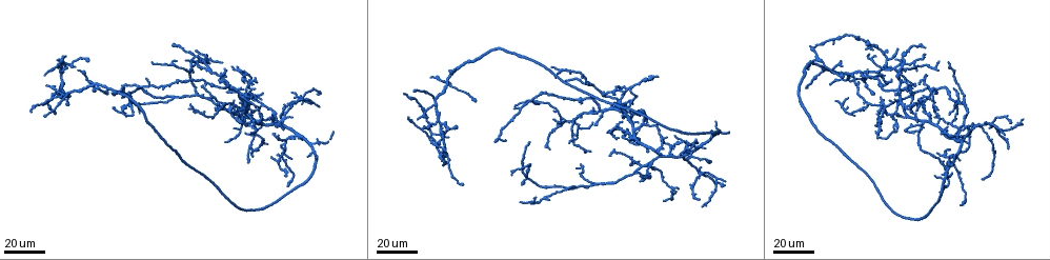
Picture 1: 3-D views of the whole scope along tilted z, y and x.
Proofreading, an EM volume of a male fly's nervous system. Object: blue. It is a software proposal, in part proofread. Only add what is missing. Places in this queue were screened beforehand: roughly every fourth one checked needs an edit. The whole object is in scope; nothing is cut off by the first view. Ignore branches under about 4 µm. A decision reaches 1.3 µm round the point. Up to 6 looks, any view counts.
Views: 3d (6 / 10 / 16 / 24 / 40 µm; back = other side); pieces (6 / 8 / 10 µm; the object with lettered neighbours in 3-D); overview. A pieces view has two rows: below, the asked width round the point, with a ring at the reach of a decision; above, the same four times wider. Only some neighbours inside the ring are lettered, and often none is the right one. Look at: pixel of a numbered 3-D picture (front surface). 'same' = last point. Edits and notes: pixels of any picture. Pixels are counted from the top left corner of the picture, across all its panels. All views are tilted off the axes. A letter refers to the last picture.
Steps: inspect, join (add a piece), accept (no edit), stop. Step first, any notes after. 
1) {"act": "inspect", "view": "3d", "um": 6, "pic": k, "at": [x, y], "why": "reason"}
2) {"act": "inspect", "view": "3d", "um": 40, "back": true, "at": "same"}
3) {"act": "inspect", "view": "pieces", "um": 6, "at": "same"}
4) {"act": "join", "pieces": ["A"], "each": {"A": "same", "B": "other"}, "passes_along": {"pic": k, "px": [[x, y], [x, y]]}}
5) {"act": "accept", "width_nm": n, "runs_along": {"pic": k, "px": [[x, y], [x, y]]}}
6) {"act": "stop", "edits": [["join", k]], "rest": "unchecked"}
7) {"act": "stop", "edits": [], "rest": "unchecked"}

{"act": "inspect", "view": "3d", "um": 40, "pic": 1, "at": [418, 117], "why": "free end"}

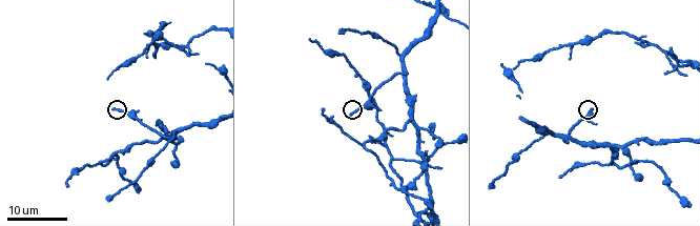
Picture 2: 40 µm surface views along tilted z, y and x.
{"act": "inspect", "view": "pieces", "um": 6, "pic": 2, "at": [116, 107]}

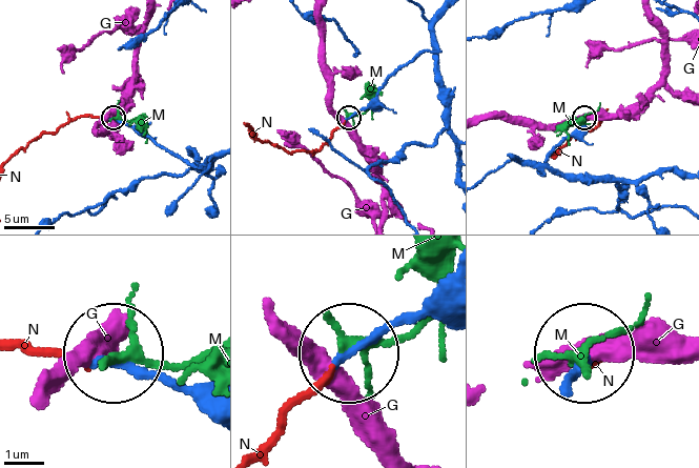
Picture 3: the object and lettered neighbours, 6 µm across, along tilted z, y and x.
{"act": "join", "pieces": ["N"], "width_nm": 180, "each": {"G": "other", "M": "other", "N": "same"}, "passes_along": {"pic": 3, "px": [[448, 290], [363, 336], [254, 451]]}, "found": "it goes on there"}

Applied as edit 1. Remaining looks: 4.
{"act": "inspect", "view": "3d", "um": 16, "pic": 2, "at": [197, 53], "why": "branch stops here"}

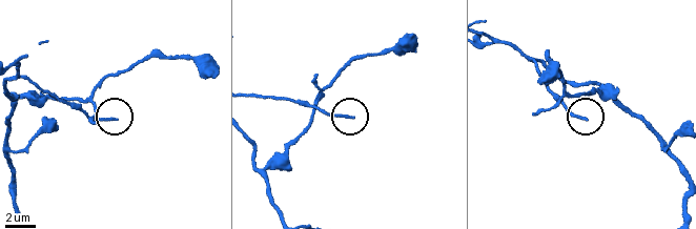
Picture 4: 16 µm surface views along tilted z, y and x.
{"act": "inspect", "view": "pieces", "um": 8, "pic": 4, "at": [115, 117]}

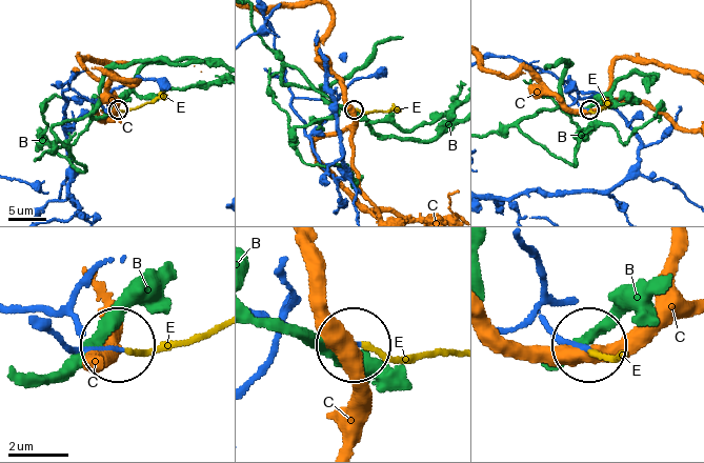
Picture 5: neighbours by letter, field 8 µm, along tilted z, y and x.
{"act": "join", "pieces": ["E"], "width_nm": 140, "each": {"B": "other", "C": "other", "E": "same"}, "found": "the neuron continues"}

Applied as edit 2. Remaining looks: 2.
{"act": "stop", "edits": [["join", 3], ["join", 5]], "rest": "unchecked"}

